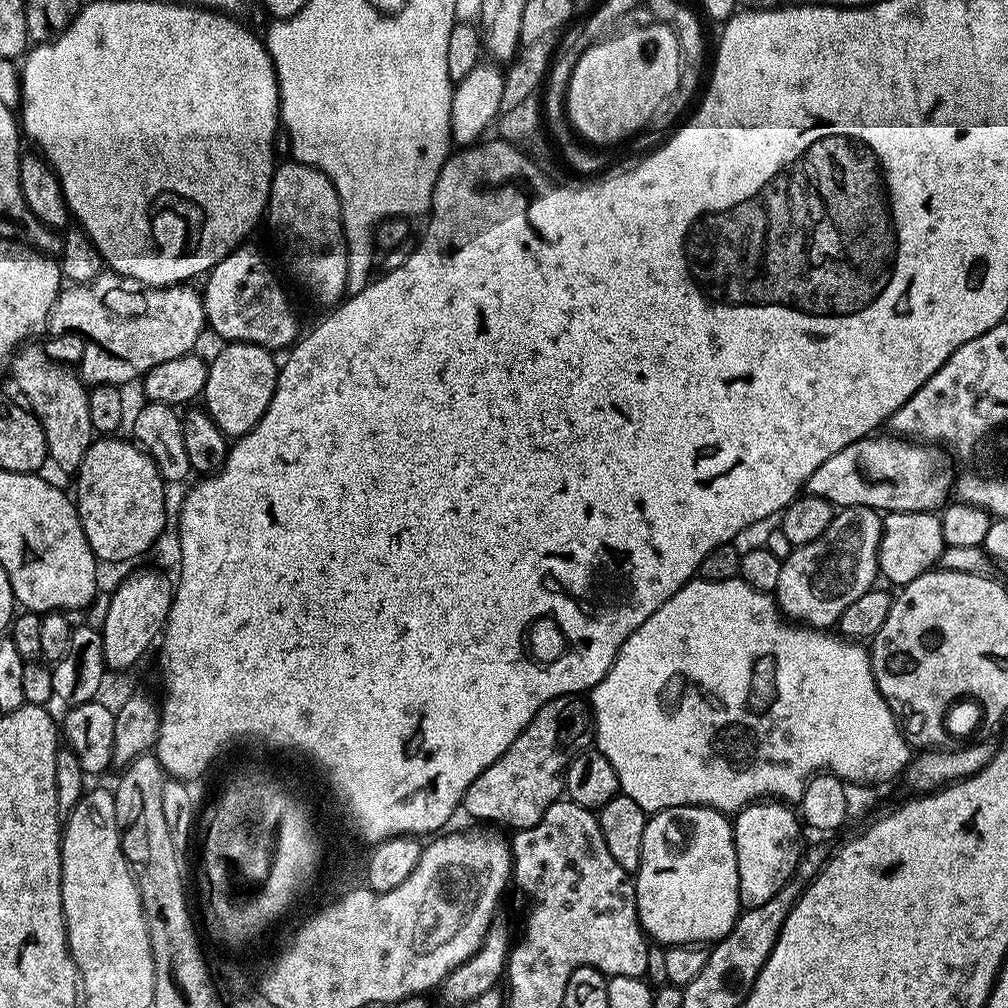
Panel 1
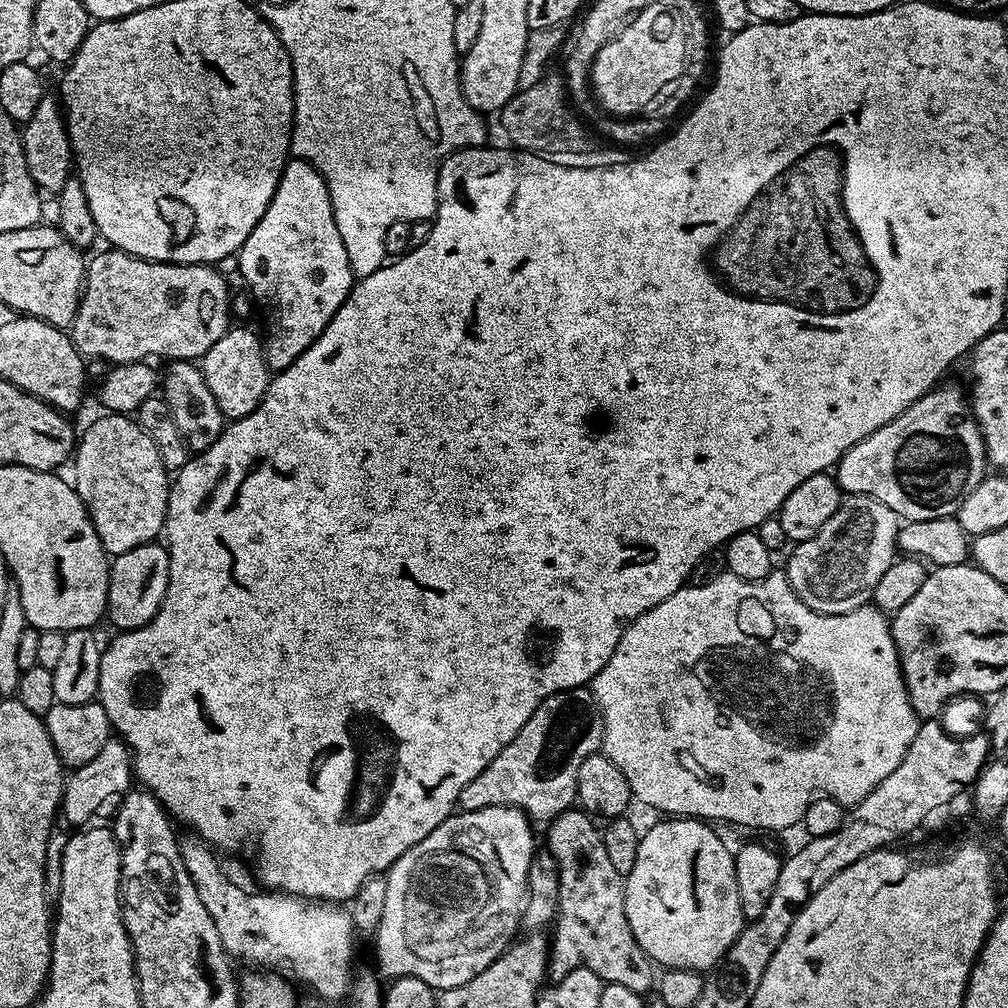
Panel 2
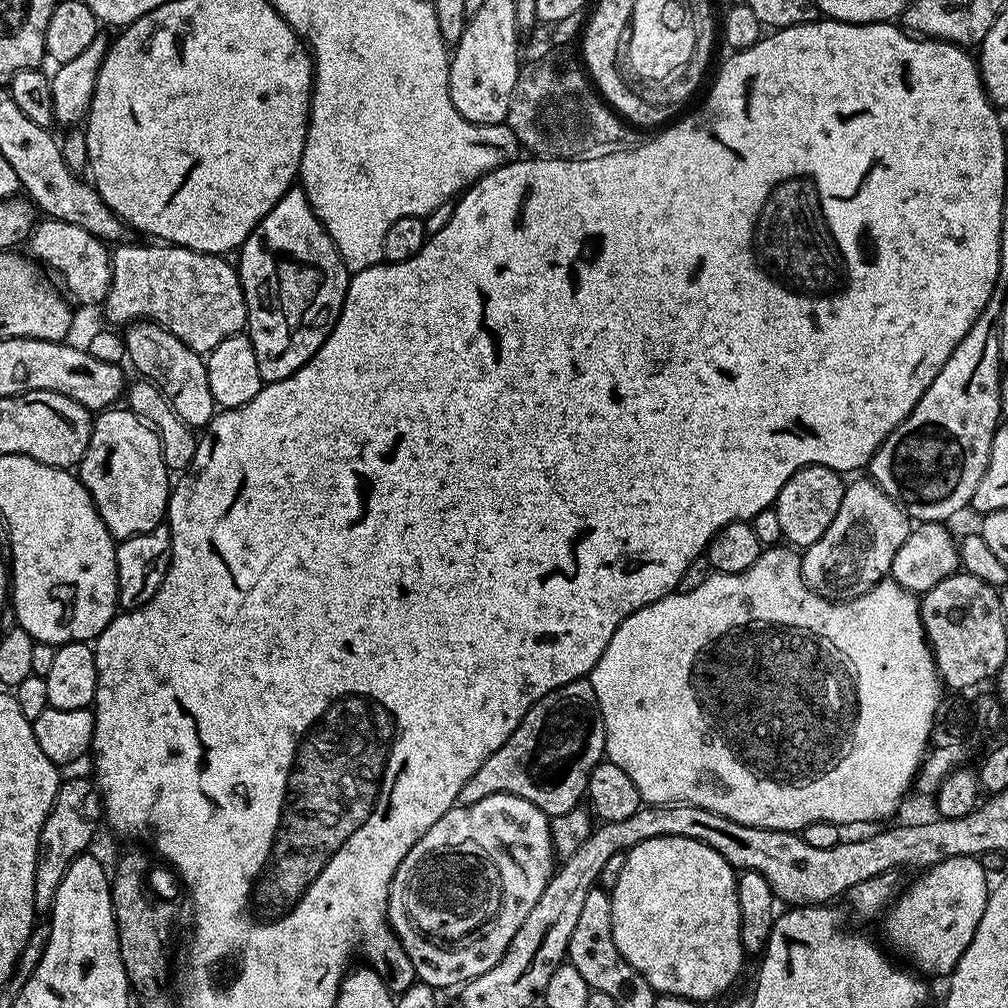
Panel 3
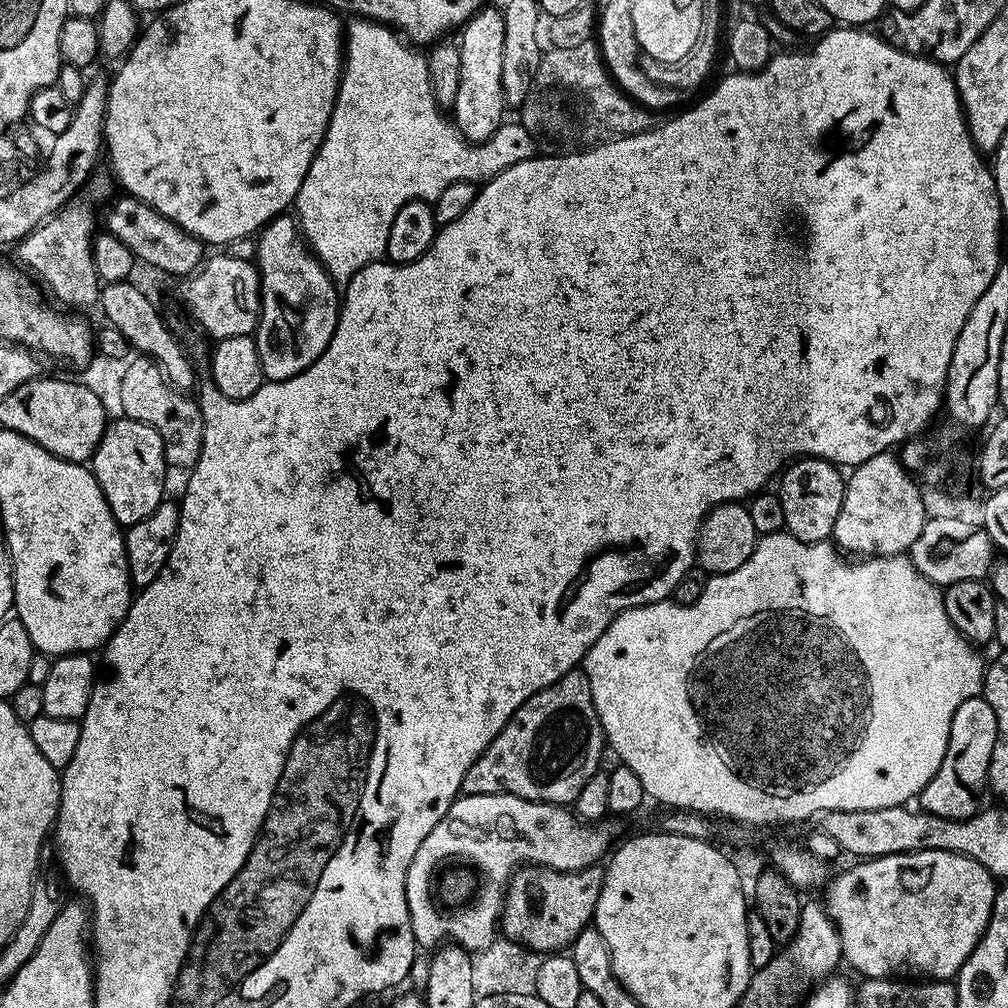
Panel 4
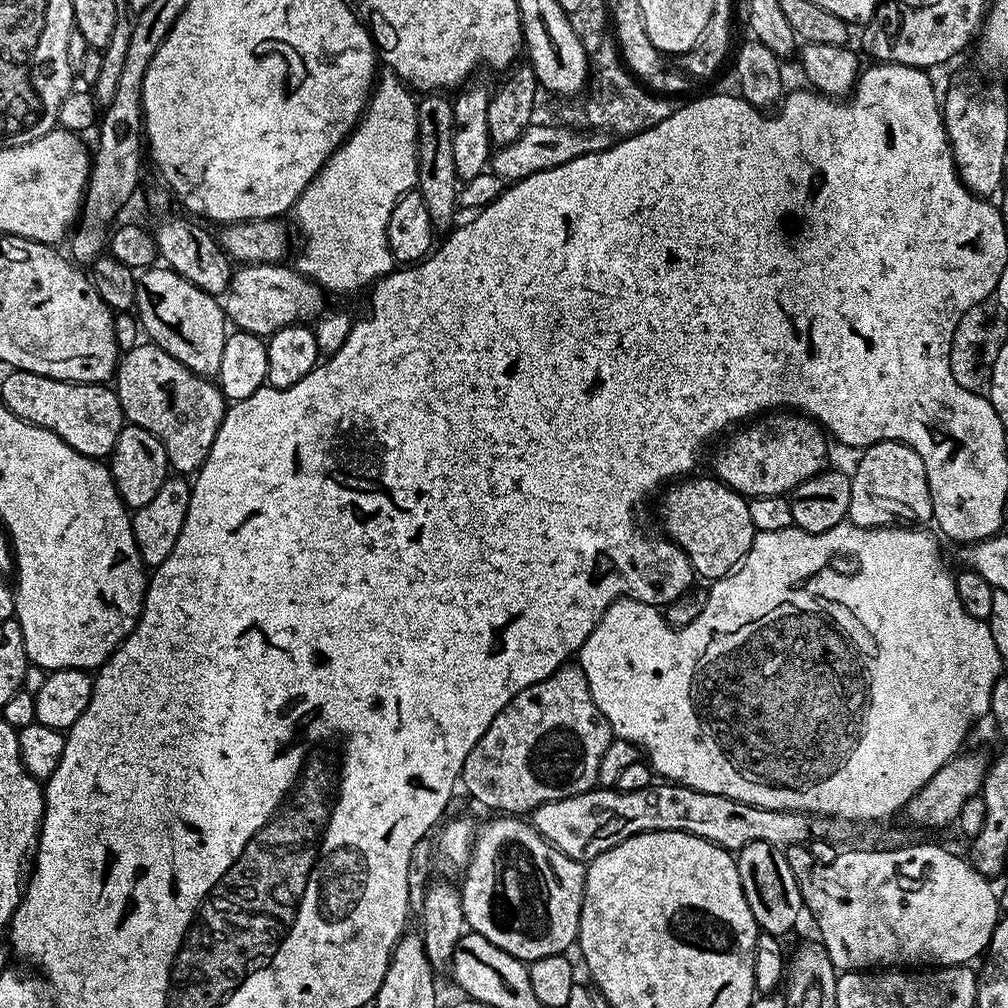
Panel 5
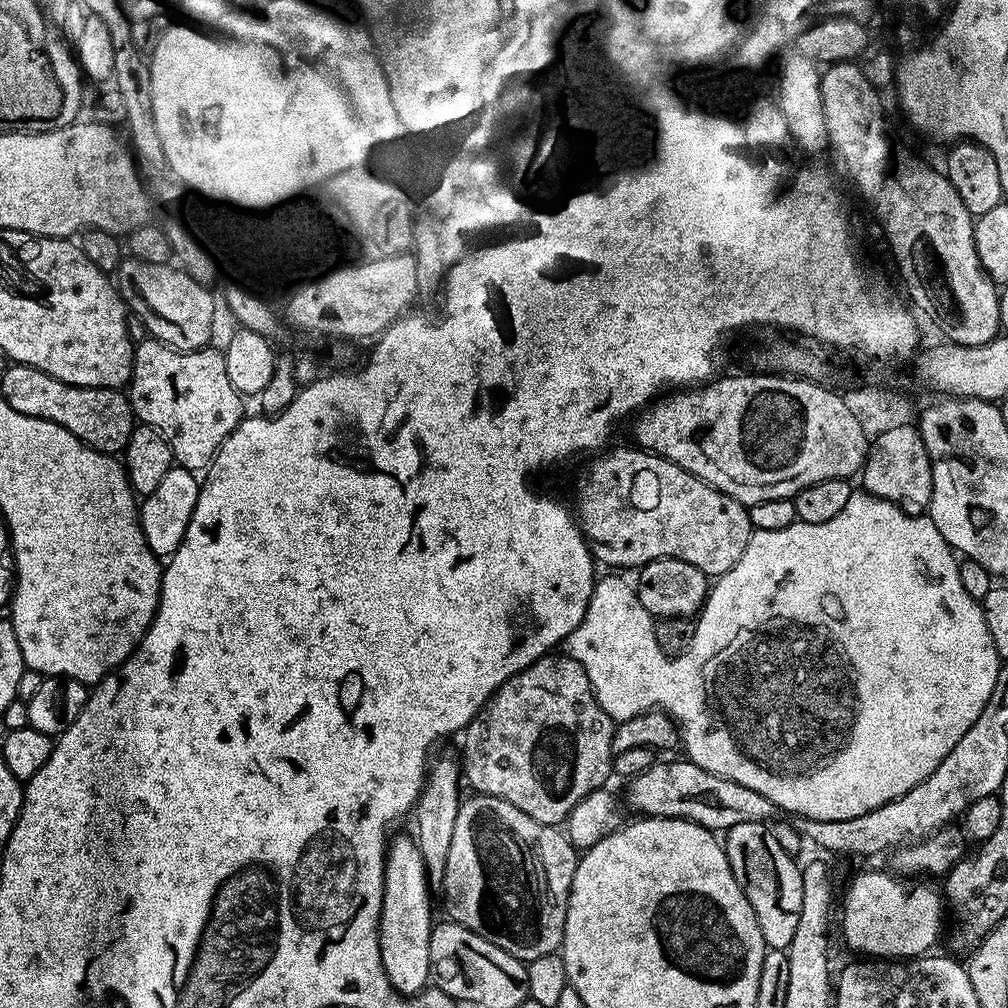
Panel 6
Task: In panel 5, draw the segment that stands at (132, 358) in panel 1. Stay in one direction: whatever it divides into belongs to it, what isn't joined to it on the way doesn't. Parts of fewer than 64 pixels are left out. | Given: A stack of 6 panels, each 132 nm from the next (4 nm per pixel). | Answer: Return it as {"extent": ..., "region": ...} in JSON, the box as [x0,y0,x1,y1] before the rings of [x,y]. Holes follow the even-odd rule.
{"extent":[222,262,325,338],"region":[[[284,262],[245,264],[233,271],[222,297],[224,315],[233,329],[267,338],[291,324],[307,325],[325,311],[324,289],[297,272],[295,267],[286,265]]]}

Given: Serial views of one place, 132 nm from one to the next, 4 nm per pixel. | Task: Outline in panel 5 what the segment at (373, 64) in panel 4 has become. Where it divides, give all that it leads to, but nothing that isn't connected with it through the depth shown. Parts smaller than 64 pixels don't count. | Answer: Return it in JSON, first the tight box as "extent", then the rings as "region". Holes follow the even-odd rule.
{"extent":[294,75,614,296],"region":[[[381,75],[368,107],[356,127],[337,148],[336,153],[325,162],[319,174],[308,183],[306,190],[302,190],[295,202],[296,228],[300,231],[300,253],[296,256],[294,267],[297,272],[320,285],[325,293],[348,296],[359,288],[367,289],[393,271],[394,261],[390,246],[386,242],[386,226],[390,222],[390,210],[394,210],[400,197],[417,187],[417,103],[413,89],[407,84],[394,75]],[[534,122],[521,136],[514,138],[514,142],[497,147],[490,157],[490,172],[505,182],[515,182],[530,174],[562,166],[574,158],[585,156],[588,152],[601,152],[611,148],[614,143],[613,133],[610,132],[577,130],[571,126],[556,124]]]}

